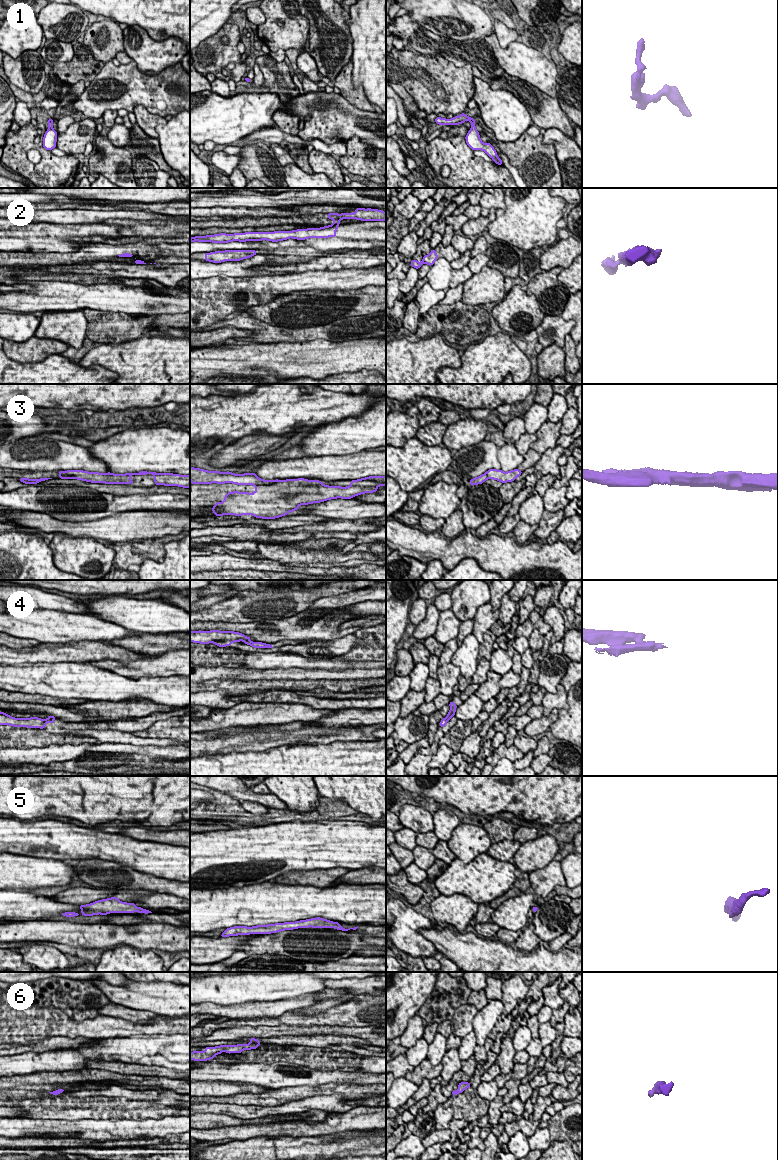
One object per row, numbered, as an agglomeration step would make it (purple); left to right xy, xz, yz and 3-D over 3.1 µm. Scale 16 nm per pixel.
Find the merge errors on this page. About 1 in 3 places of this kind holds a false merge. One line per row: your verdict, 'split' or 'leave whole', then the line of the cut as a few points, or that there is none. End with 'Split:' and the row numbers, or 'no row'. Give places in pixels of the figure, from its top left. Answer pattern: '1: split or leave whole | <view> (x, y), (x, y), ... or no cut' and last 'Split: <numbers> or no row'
1: leave whole | no cut
2: split | xz (337, 224), (331, 225)
3: split | xz (279, 480), (273, 483), (255, 485)
4: split | xz (244, 640), (248, 641)
5: leave whole | no cut
6: split | xy (62, 1091), (54, 1091), (52, 1093)
Split: 2, 3, 4, 6

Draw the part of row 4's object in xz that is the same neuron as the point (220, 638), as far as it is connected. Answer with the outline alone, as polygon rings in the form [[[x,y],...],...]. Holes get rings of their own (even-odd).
[[[190,631],[190,642],[208,644],[214,643],[219,647],[230,646],[233,642],[249,641],[250,636],[233,631]]]

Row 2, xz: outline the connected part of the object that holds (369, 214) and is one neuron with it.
[[[356,208],[354,213],[328,213],[328,219],[334,220],[335,225],[340,225],[342,219],[357,219],[364,221],[384,221],[386,220],[386,212],[377,209]]]

